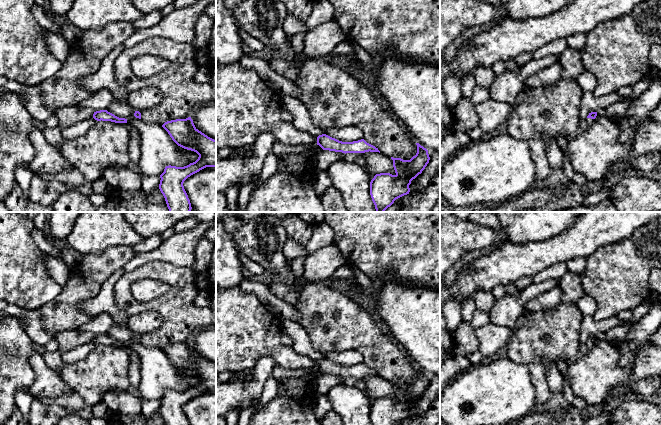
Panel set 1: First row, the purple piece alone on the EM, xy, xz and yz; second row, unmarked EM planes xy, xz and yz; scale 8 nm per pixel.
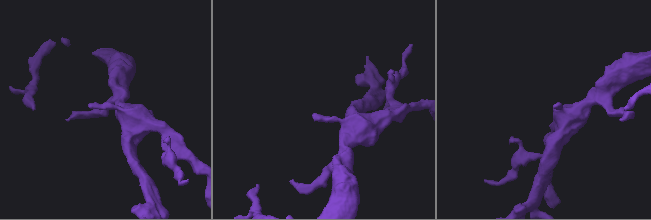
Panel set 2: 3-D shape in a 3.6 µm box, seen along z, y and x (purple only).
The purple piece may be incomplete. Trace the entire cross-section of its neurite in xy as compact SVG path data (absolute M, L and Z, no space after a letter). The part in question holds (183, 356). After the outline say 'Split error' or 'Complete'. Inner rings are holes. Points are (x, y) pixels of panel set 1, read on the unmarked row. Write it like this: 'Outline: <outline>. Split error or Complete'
Outline: M191 341L165 346L162 351L180 371L196 376L198 383L184 391L166 390L159 413L165 425L190 425L184 405L206 391L216 391L216 364L199 355Z. Complete

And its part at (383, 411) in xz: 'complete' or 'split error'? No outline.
complete

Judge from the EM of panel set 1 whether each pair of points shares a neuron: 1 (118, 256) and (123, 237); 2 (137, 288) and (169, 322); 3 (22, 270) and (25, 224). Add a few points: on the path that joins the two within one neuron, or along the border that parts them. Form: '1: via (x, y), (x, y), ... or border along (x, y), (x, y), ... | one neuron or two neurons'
1: border along (131, 245), (114, 245), (99, 253) | two neurons
2: border along (130, 285), (137, 301), (152, 300), (169, 289) | two neurons
3: via (22, 259), (22, 235) | one neuron

